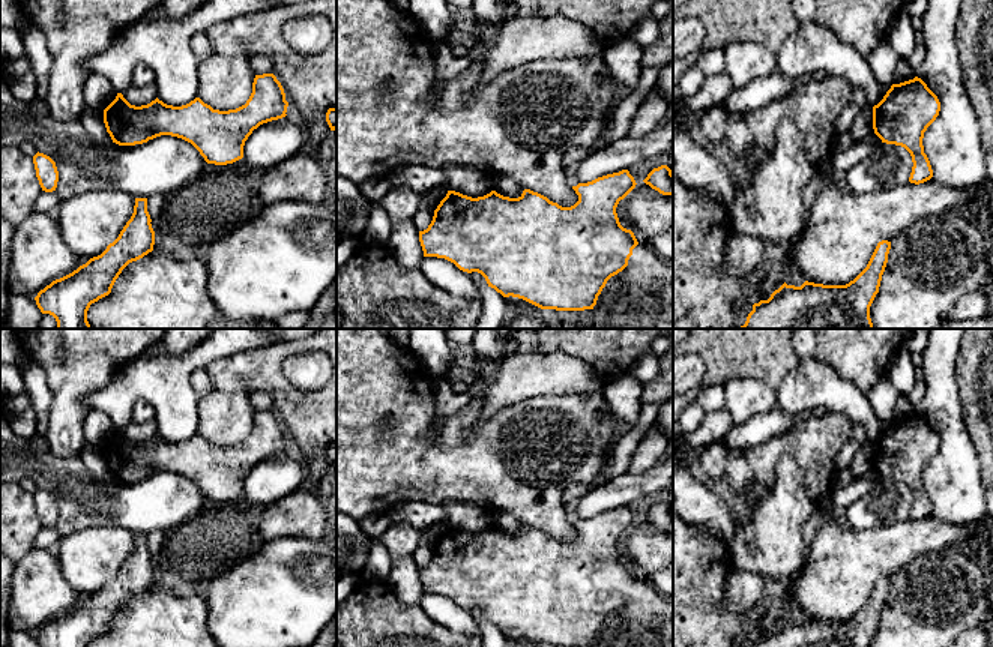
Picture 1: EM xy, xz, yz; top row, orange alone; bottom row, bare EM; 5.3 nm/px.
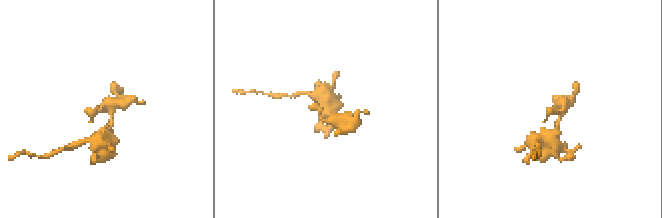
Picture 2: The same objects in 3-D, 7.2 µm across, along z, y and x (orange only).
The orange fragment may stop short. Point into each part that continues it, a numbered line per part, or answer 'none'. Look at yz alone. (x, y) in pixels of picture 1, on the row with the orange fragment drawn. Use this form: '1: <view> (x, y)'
none

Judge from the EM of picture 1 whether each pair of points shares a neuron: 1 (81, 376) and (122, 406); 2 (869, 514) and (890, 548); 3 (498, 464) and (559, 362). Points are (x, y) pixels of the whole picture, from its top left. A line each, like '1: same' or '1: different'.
1: different
2: different
3: different

